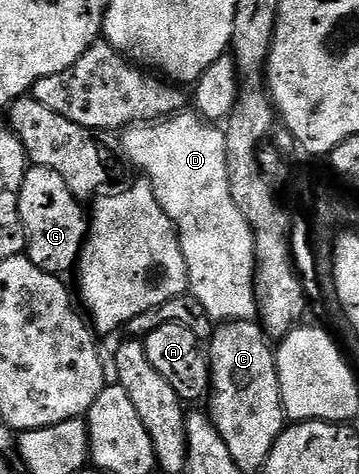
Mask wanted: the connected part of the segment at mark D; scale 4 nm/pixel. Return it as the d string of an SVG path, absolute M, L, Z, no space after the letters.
M182 112L156 122L134 124L128 127L120 138L121 146L125 149L124 157L130 163L133 161L146 174L142 175L147 179L163 212L167 212L173 227L181 237L192 297L197 298L199 304L203 304L203 308L207 308L207 316L211 316L214 323L247 322L256 319L257 237L254 236L243 212L239 212L231 196L231 184L227 176L224 129L218 128L196 112Z

